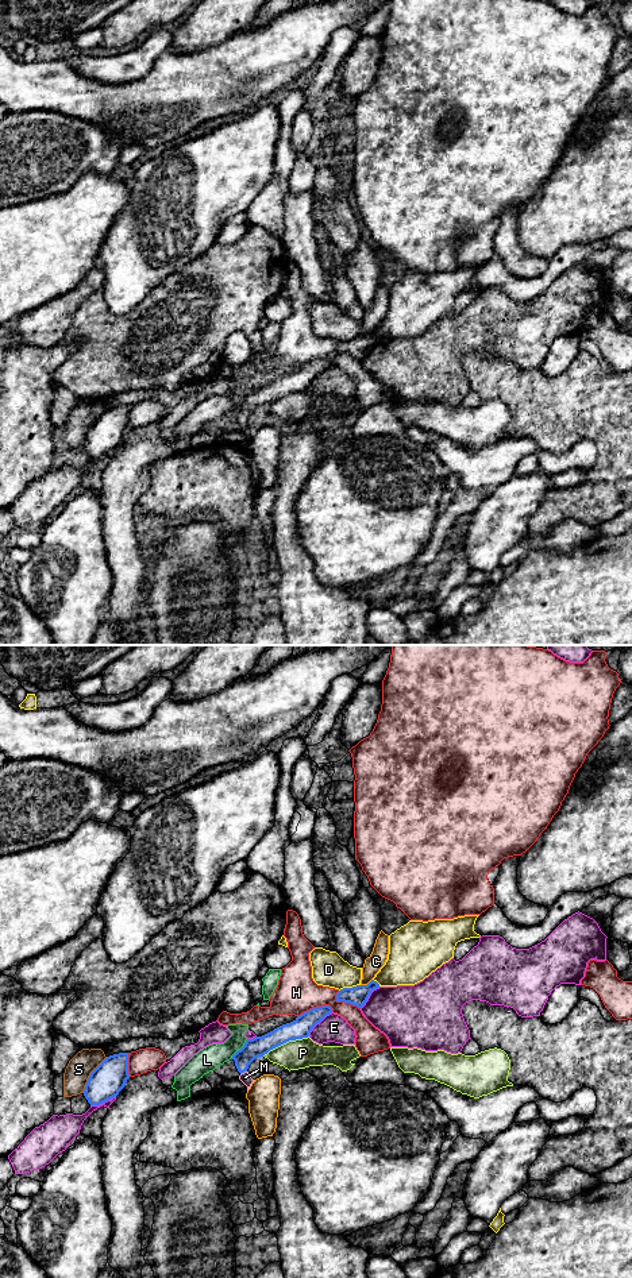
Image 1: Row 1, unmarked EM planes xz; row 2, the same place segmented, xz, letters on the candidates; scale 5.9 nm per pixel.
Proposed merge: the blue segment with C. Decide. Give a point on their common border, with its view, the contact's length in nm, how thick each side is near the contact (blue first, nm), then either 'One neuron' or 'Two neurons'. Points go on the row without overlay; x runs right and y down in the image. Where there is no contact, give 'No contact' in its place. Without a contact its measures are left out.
Touches blue at xz (367, 336). Shared border 80 nm. Thickness 120 nm (blue) against 100 nm. Two neurons

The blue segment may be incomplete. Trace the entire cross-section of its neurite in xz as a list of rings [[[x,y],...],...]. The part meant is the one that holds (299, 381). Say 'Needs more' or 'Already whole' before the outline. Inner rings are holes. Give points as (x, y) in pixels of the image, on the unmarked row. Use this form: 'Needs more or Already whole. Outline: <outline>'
Needs more. Outline: [[[330,358],[316,359],[301,366],[293,374],[282,377],[262,389],[247,391],[244,398],[231,410],[235,413],[235,418],[240,425],[239,432],[247,439],[247,443],[254,435],[247,421],[255,410],[263,409],[270,402],[289,393],[308,390],[312,381],[330,366],[332,366]]]

